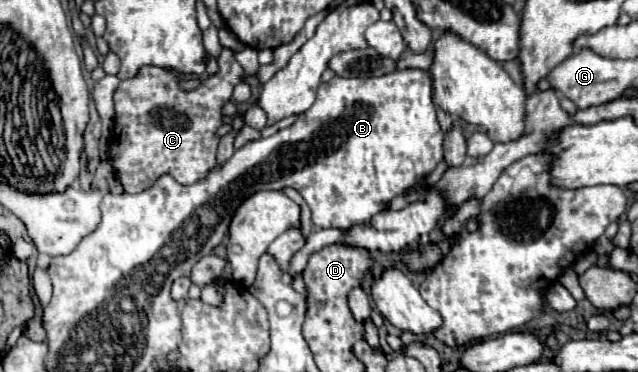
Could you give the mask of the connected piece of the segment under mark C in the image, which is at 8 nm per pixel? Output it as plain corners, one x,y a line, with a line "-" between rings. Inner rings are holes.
221,48
217,58
219,70
205,78
199,88
195,90
181,90
177,76
159,66
143,66
137,76
127,78
115,90
115,126
113,126
113,140
109,142
109,158
115,168
115,178
123,184
123,190
129,194
137,194
149,188
159,176
169,174
179,184
195,184
203,180
215,168
215,154
219,136
217,130
223,126
223,104
231,100
233,88
243,80
243,68
237,62
235,54
229,48

